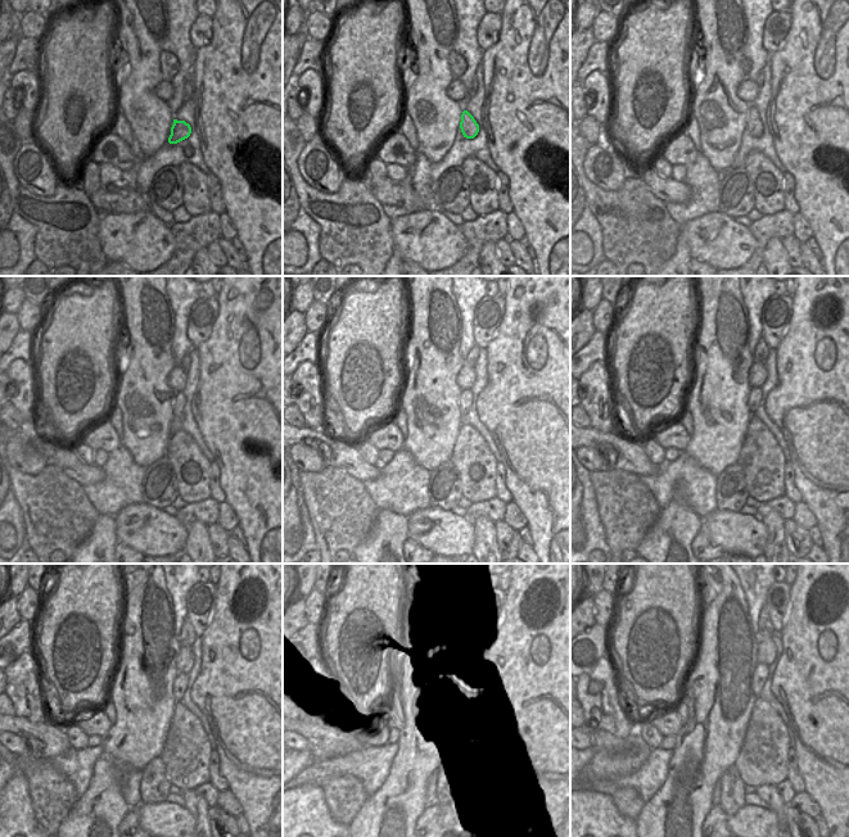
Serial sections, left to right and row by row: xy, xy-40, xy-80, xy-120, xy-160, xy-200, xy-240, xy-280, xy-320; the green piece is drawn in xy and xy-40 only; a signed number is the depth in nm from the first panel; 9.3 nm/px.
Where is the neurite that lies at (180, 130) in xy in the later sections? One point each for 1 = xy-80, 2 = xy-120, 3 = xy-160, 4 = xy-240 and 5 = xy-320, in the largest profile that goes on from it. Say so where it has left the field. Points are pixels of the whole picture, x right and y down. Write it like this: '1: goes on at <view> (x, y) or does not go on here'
1: goes on at xy-80 (754, 125)
2: goes on at xy-120 (180, 399)
3: goes on at xy-160 (466, 394)
4: goes on at xy-240 (181, 681)
5: goes on at xy-320 (761, 673)

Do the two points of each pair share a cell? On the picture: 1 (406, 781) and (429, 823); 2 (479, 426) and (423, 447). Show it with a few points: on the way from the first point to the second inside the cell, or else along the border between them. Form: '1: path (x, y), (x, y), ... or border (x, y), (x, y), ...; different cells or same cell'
1: border (427, 805), (414, 823); different cells
2: border (461, 416), (464, 421); different cells

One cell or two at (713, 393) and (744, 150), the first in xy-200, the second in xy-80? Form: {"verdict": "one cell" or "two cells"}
{"verdict": "two cells"}

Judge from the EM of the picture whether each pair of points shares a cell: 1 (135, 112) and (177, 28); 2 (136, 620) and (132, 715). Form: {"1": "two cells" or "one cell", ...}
{"1": "two cells", "2": "one cell"}

